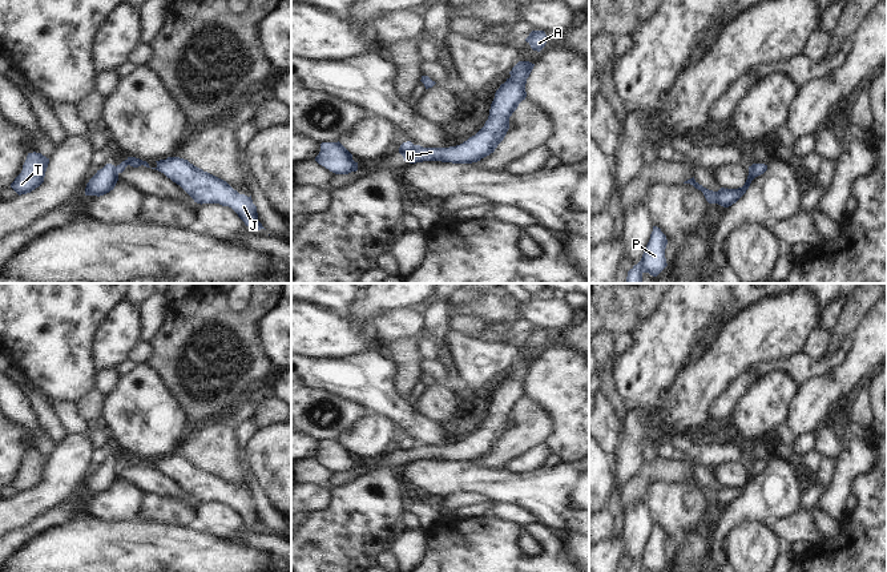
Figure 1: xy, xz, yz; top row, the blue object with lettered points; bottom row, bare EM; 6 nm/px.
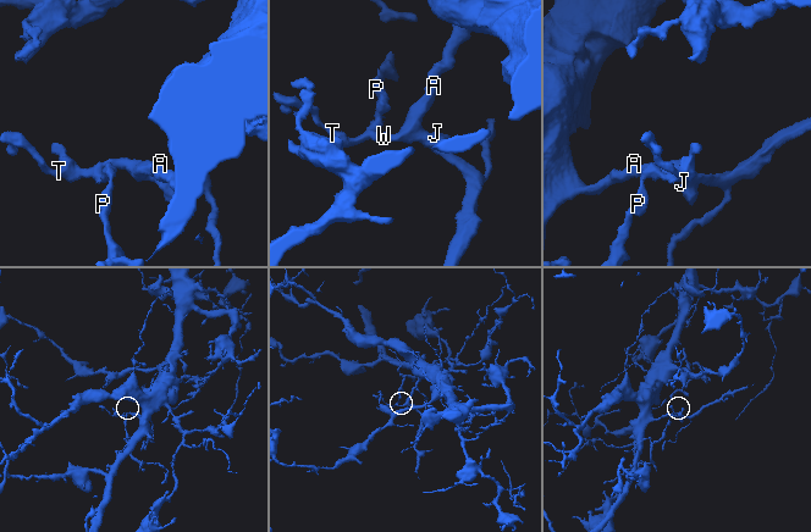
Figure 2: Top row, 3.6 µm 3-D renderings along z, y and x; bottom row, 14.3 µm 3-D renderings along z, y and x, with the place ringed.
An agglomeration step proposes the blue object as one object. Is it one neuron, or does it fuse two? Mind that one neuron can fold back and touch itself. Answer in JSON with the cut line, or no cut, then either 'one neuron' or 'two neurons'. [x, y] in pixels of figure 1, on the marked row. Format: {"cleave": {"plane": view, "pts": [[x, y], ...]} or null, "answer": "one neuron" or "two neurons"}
{"cleave": {"plane": "xz", "pts": [[415, 145], [403, 156]]}, "answer": "two neurons"}

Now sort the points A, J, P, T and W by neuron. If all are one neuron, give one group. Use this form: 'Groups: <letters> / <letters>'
Groups: A J W / P T.

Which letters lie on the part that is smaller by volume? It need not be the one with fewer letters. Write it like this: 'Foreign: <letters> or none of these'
Foreign: P, T

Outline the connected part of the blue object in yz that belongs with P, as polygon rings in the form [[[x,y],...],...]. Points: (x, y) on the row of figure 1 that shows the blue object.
[[[653,226],[650,239],[644,250],[641,261],[628,271],[626,283],[642,283],[644,273],[657,277],[668,266],[665,258],[666,245],[666,235],[660,227]]]

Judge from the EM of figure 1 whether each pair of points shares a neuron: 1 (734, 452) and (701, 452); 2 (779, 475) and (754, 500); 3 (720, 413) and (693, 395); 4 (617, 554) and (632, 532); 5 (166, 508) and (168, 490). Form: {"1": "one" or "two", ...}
{"1": "one", "2": "one", "3": "two", "4": "two", "5": "two"}

